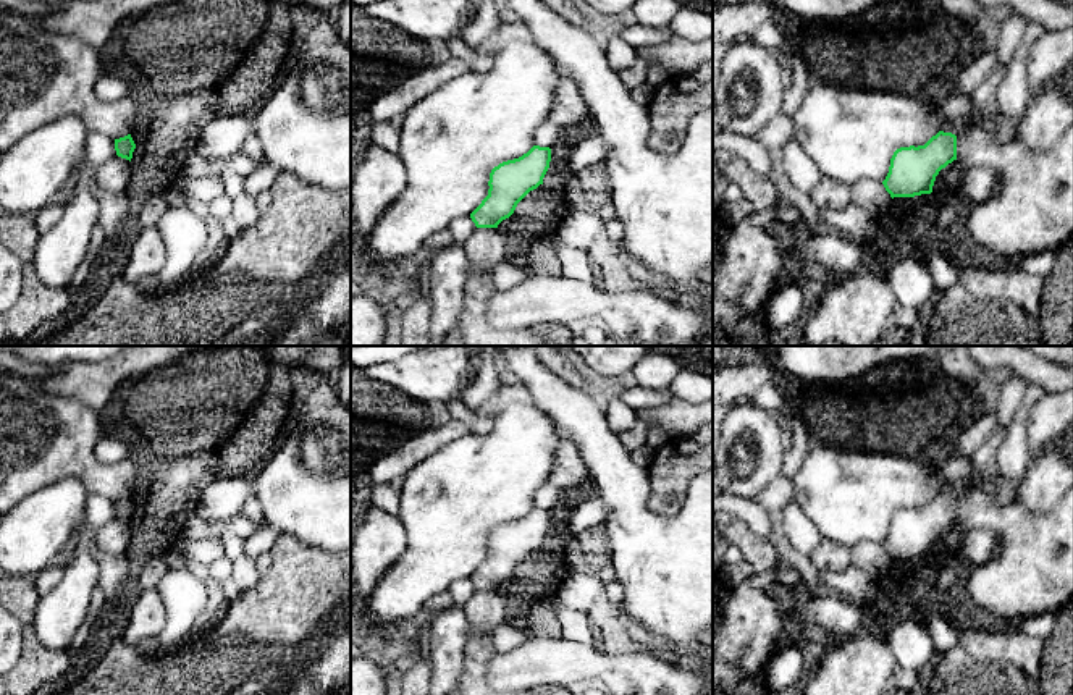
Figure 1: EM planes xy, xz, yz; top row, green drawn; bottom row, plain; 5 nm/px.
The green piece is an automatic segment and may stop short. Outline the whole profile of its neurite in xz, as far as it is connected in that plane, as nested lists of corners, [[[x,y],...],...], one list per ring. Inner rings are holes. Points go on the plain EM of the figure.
[[[533,508],[519,520],[494,529],[490,535],[488,558],[470,575],[477,590],[498,590],[517,566],[540,546],[549,530],[551,511]]]

